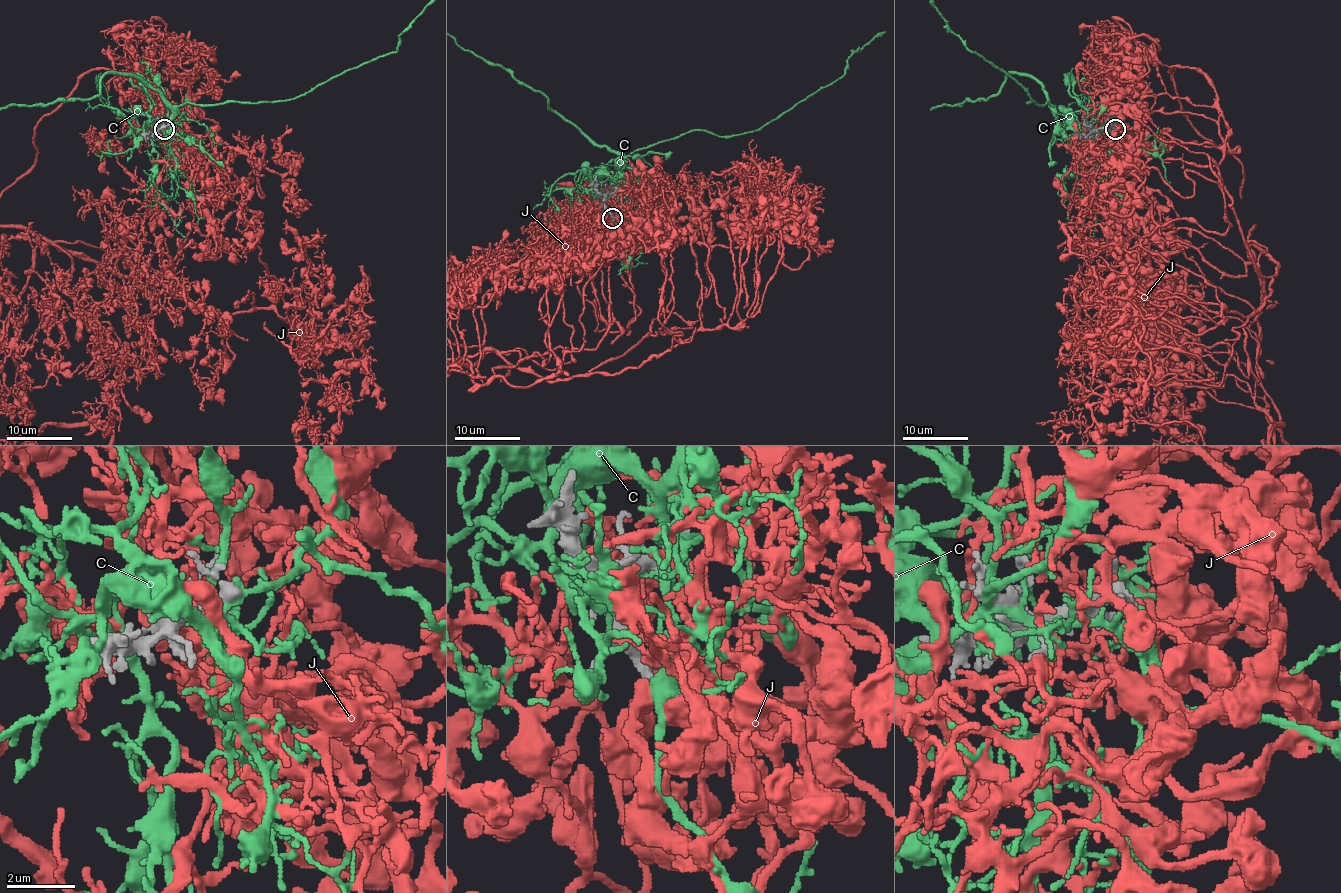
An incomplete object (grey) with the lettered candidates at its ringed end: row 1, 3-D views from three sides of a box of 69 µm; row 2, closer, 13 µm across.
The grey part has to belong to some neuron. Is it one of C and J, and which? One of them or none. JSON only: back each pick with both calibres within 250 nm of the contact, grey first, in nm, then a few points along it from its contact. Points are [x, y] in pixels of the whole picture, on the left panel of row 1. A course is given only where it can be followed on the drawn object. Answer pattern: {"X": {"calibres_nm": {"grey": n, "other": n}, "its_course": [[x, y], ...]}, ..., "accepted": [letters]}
{"J": {"calibres_nm": {"grey": 340, "other": 320}}, "accepted": ["J"]}

